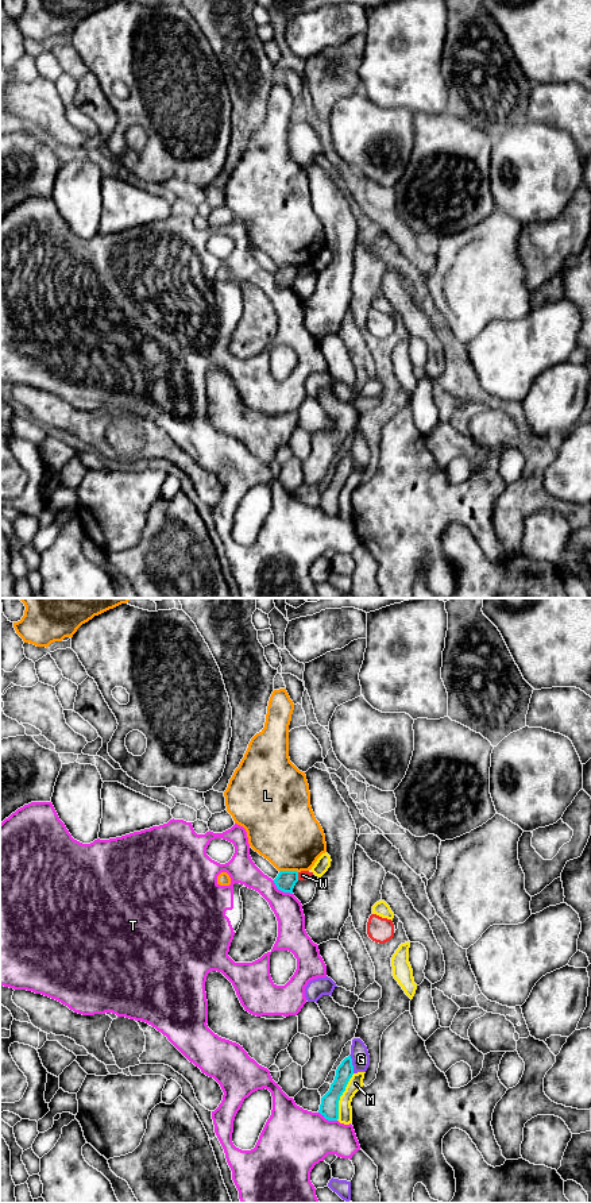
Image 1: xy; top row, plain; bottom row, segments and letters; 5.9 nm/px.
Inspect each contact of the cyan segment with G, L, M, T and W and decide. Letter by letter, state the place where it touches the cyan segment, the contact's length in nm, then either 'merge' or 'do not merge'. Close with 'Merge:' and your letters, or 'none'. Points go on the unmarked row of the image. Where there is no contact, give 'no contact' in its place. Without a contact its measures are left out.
G: xy (351, 459) | 110 nm | do not merge
L: xy (289, 266) | 110 nm | do not merge
M: xy (340, 490) | 300 nm | do not merge
T: xy (281, 285) | 150 nm | do not merge
W: xy (297, 272) | 50 nm | do not merge
Merge: none

